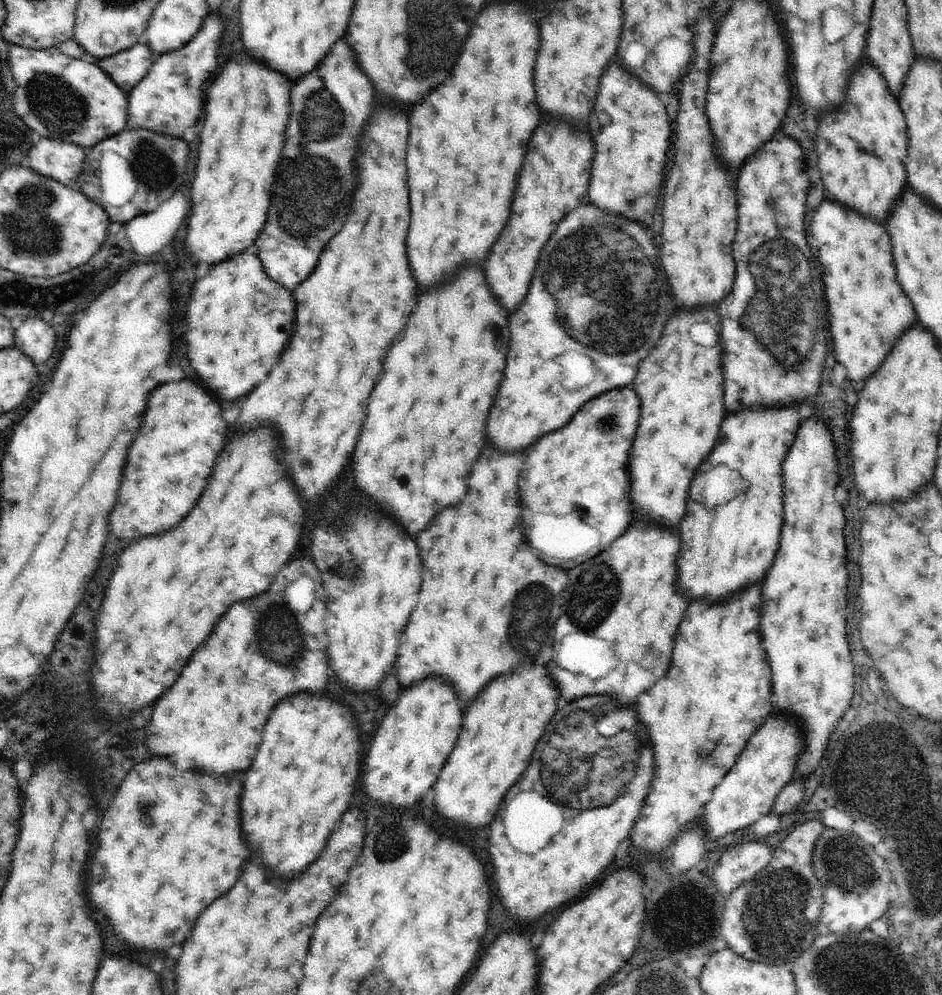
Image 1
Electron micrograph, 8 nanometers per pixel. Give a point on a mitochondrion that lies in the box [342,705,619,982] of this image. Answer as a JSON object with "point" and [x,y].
{"point":[392,843]}

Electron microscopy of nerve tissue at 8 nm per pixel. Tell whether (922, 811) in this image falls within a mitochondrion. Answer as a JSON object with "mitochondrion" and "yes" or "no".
{"mitochondrion":"no"}

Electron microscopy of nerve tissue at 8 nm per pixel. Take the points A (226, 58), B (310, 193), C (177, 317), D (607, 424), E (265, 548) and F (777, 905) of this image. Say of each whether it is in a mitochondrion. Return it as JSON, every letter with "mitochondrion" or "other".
{"A":"other","B":"mitochondrion","C":"other","D":"mitochondrion","E":"other","F":"mitochondrion"}

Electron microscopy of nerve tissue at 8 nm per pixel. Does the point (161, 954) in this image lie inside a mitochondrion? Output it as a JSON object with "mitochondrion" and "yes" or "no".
{"mitochondrion":"no"}

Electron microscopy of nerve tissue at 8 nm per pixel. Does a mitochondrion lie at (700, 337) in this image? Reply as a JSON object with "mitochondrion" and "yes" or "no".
{"mitochondrion":"no"}

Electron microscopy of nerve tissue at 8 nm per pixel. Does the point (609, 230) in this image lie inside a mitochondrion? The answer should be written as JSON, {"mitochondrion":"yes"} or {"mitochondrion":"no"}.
{"mitochondrion":"yes"}

